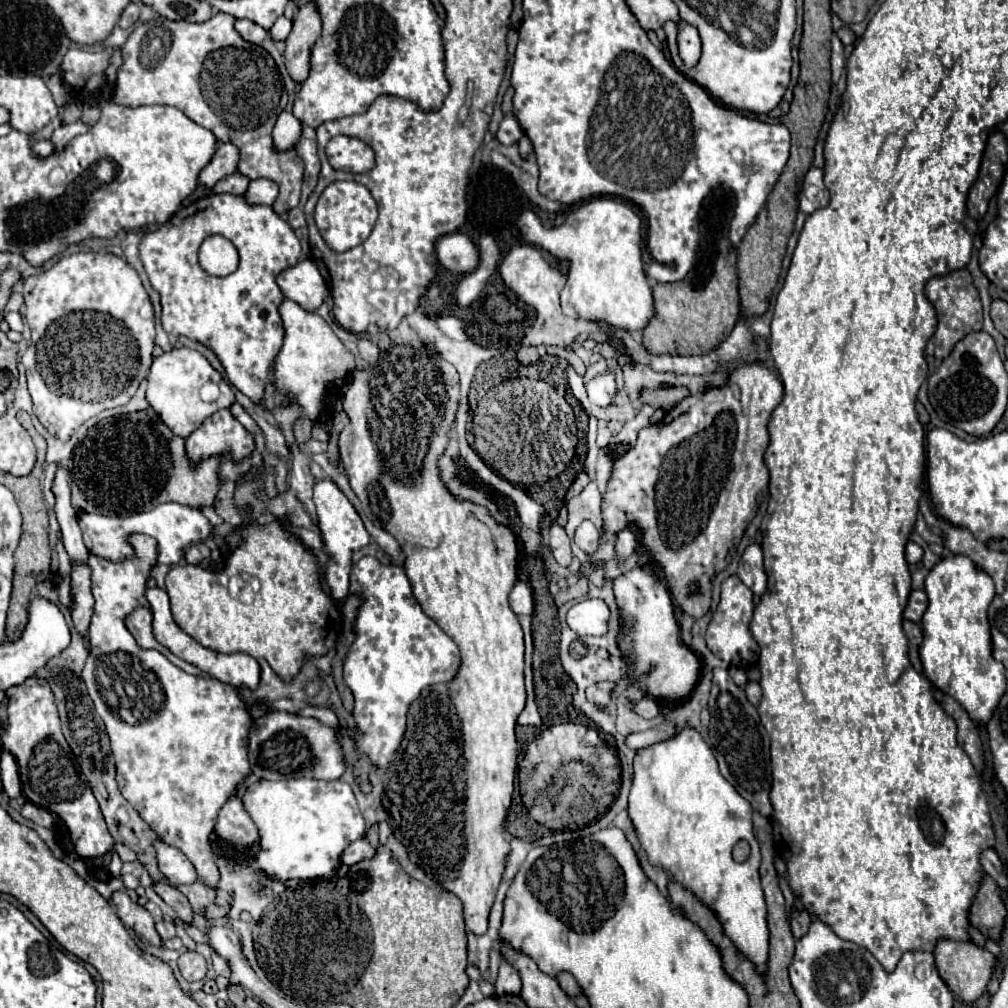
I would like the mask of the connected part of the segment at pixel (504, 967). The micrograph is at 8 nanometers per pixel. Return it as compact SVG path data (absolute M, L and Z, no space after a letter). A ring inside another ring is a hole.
M502 958L498 971L498 980L496 980L496 995L518 995L521 986L521 979L518 972L516 972L516 968L512 968L512 964Z

